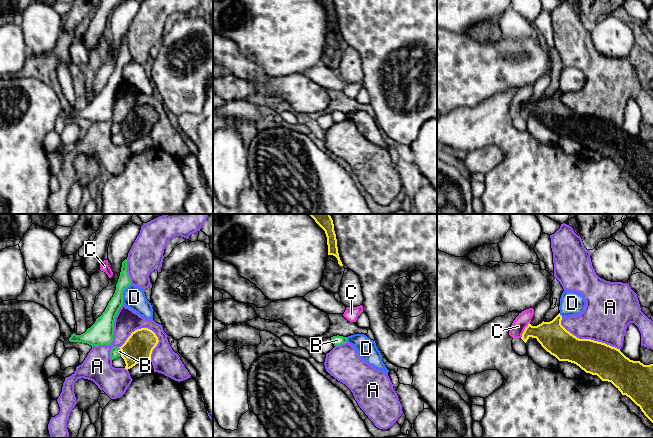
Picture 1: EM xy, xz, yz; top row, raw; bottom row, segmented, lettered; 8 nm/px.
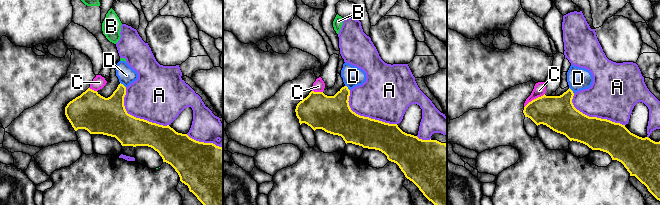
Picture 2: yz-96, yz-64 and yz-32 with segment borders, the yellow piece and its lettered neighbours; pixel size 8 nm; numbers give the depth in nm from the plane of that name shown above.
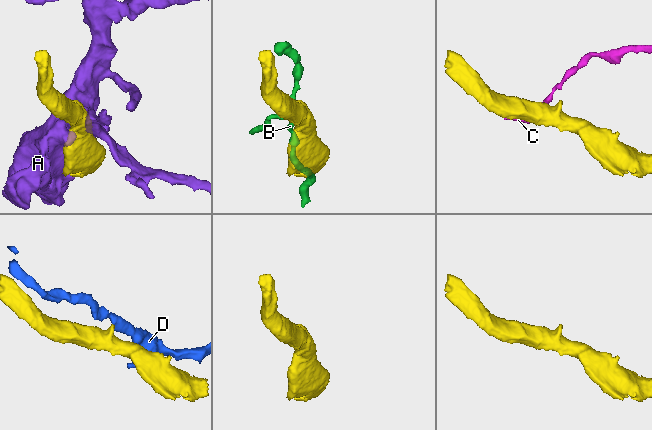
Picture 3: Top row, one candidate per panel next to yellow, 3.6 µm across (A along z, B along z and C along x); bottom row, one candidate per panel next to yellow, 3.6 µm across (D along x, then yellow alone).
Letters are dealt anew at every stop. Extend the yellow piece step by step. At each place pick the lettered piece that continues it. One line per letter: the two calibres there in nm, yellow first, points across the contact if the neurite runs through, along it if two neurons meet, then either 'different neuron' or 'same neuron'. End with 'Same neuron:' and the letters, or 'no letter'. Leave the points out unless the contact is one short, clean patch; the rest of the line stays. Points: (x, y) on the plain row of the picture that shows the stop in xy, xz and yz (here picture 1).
A: 260/380 nm | different neuron
B: 220/90 nm | different neuron
C: 240/120 nm | along yz (529, 98), (520, 113) | different neuron
D: 240/200 nm | along yz (559, 89), (562, 93) | different neuron
Same neuron: no letter

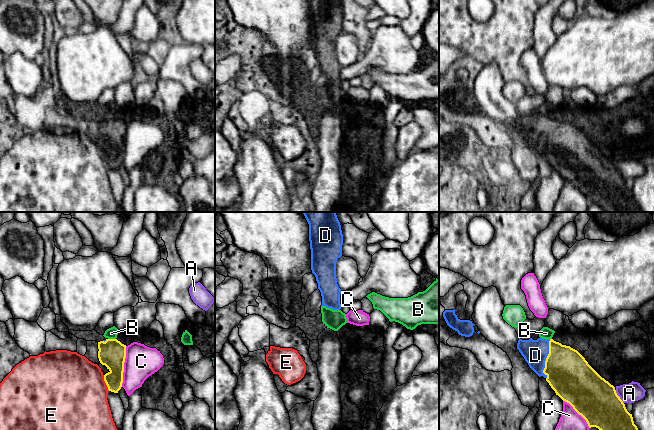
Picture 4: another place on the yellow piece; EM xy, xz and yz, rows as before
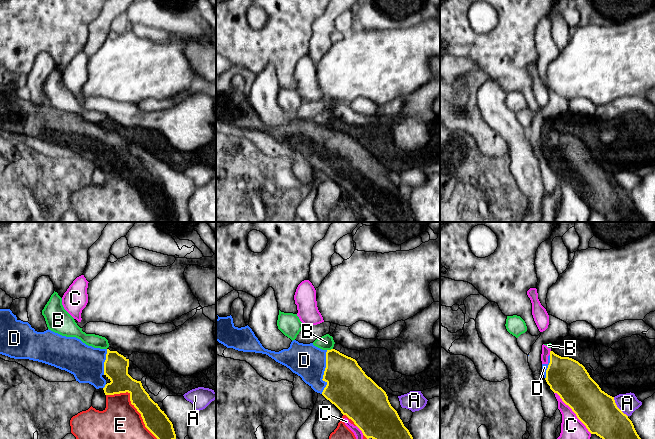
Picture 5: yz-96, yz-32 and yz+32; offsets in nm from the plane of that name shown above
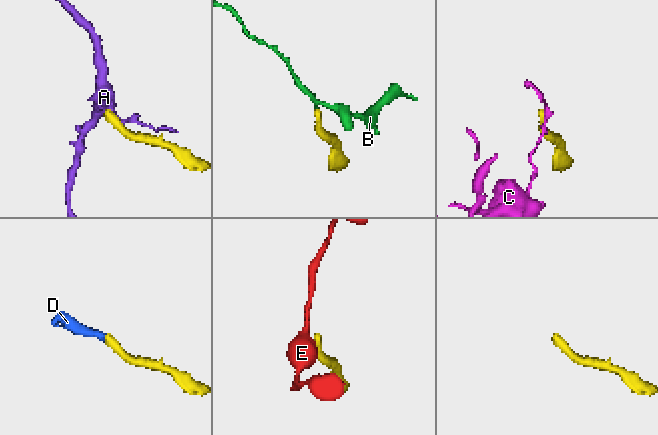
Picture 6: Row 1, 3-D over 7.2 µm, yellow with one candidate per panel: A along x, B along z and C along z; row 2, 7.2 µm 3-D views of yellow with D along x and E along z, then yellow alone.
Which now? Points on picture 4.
A: 360/160 nm | along yz (615, 166), (623, 179) | different neuron
B: 220/90 nm | along xy (108, 114), (115, 115) | different neuron
C: 220/260 nm | different neuron
D: 360/200 nm | across yz (568, 149), (558, 139), (546, 135), (535, 128) | same neuron
E: 220/500 nm | different neuron
Same neuron: D

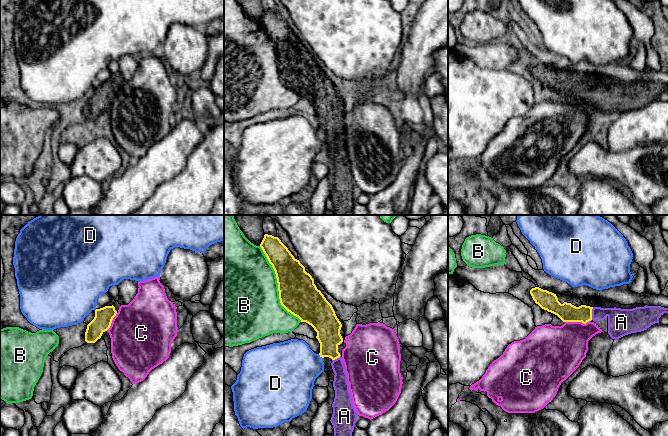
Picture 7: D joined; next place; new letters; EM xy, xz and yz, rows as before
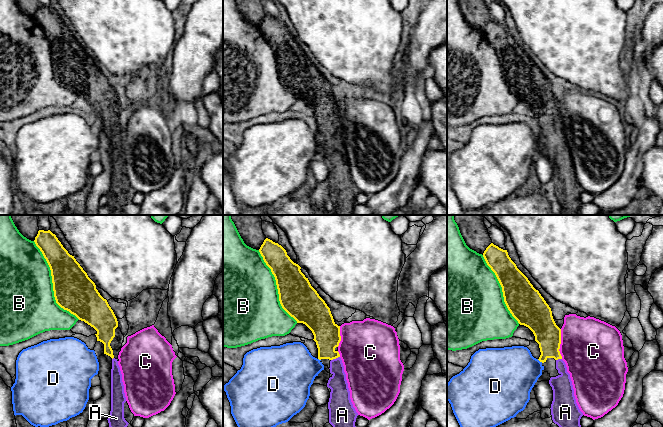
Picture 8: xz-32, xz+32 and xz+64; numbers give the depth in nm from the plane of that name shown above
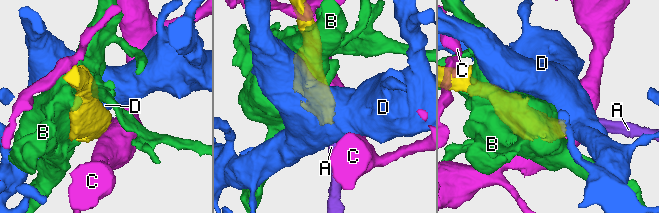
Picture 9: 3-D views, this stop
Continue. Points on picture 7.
A: 150/200 nm | across yz (567, 88), (591, 89), (612, 89), (620, 97) | same neuron
B: 320/480 nm | different neuron
C: 150/360 nm | different neuron
D: 200/420 nm | along xz (318, 130), (322, 134) | different neuron
Same neuron: A

